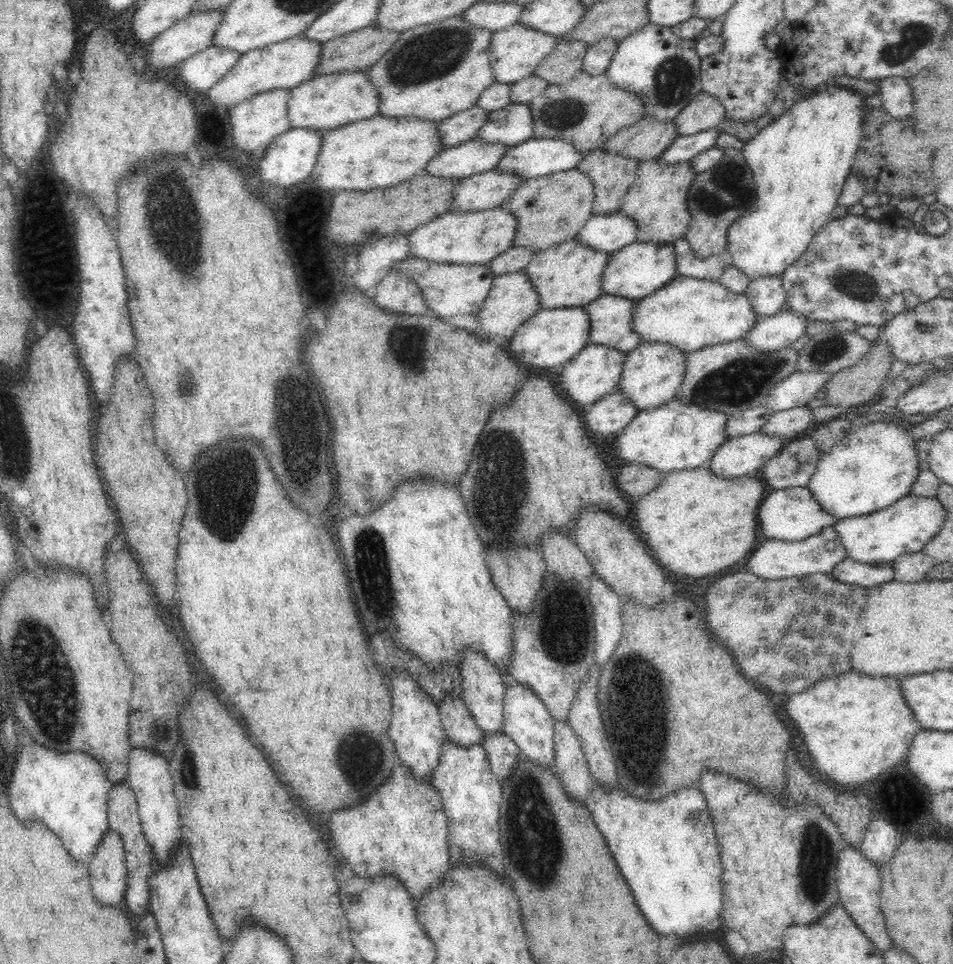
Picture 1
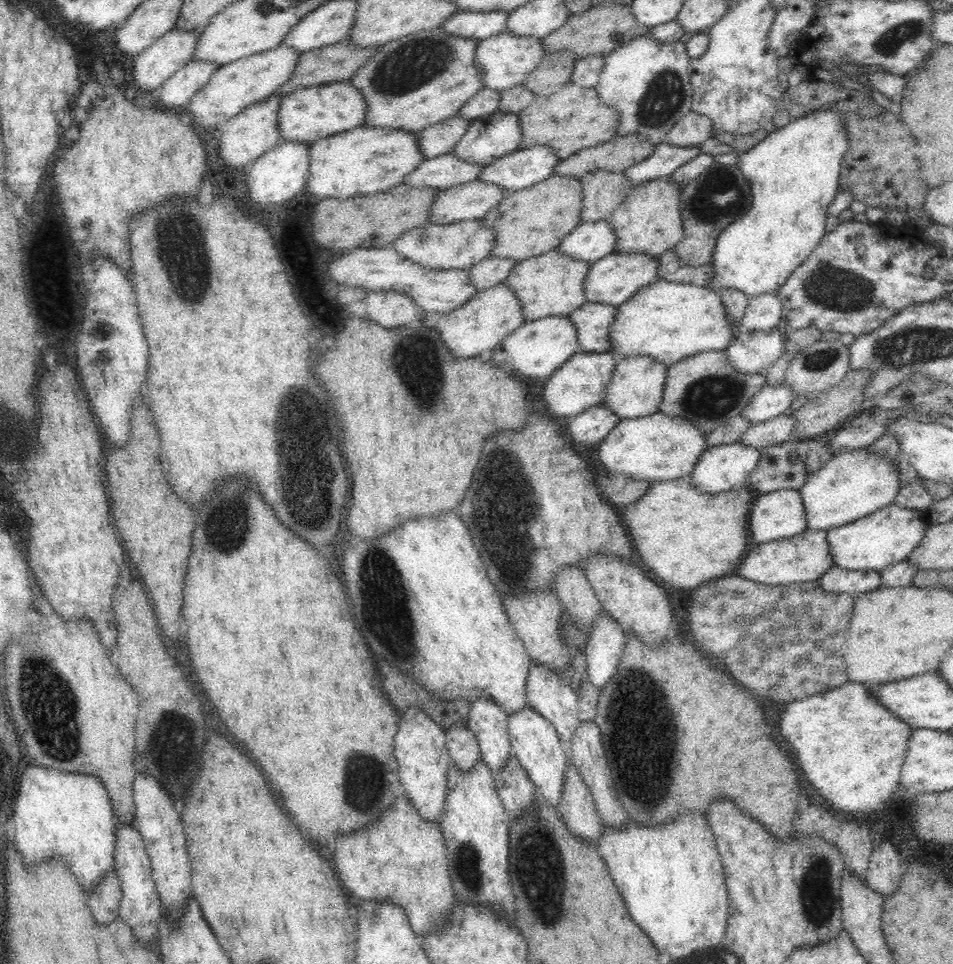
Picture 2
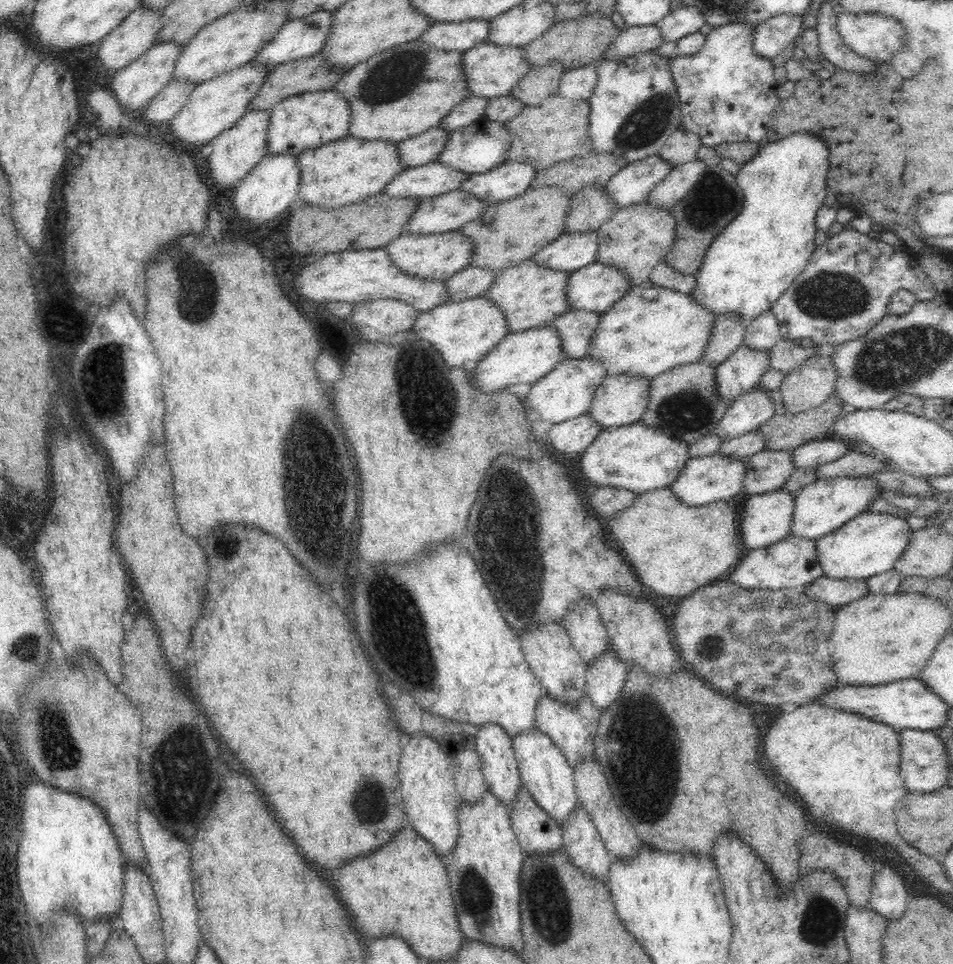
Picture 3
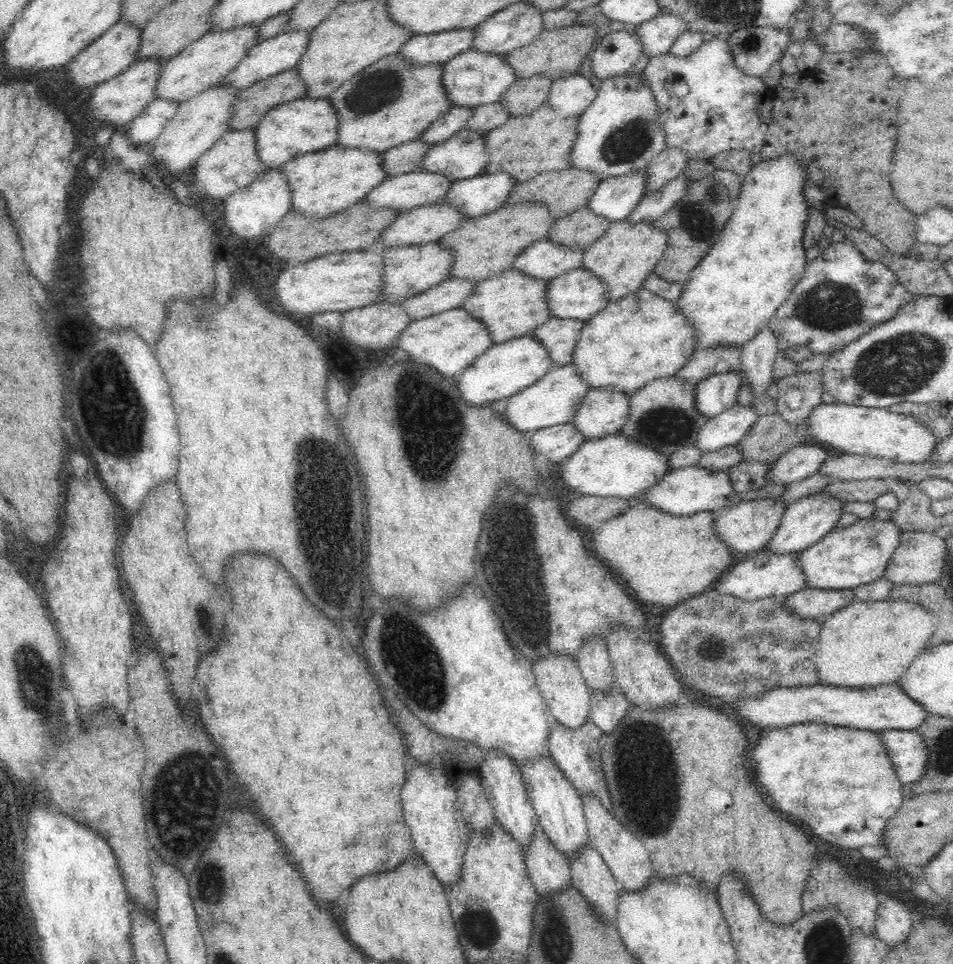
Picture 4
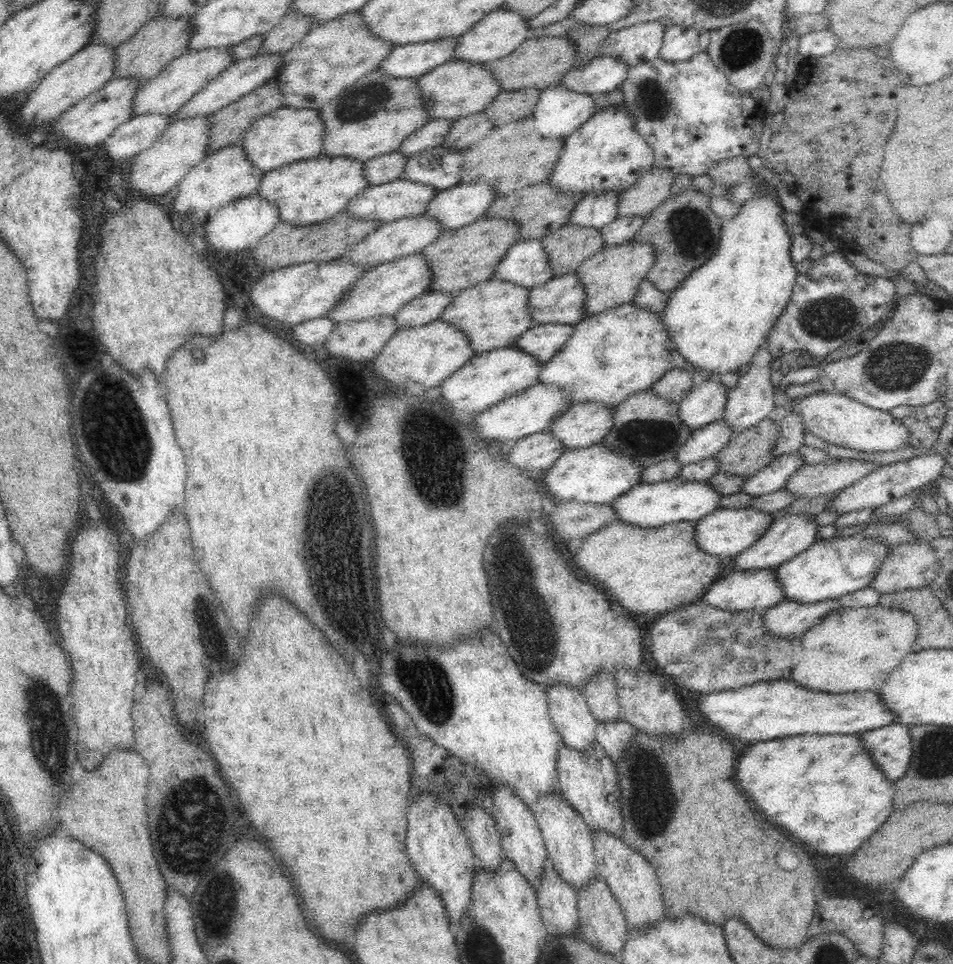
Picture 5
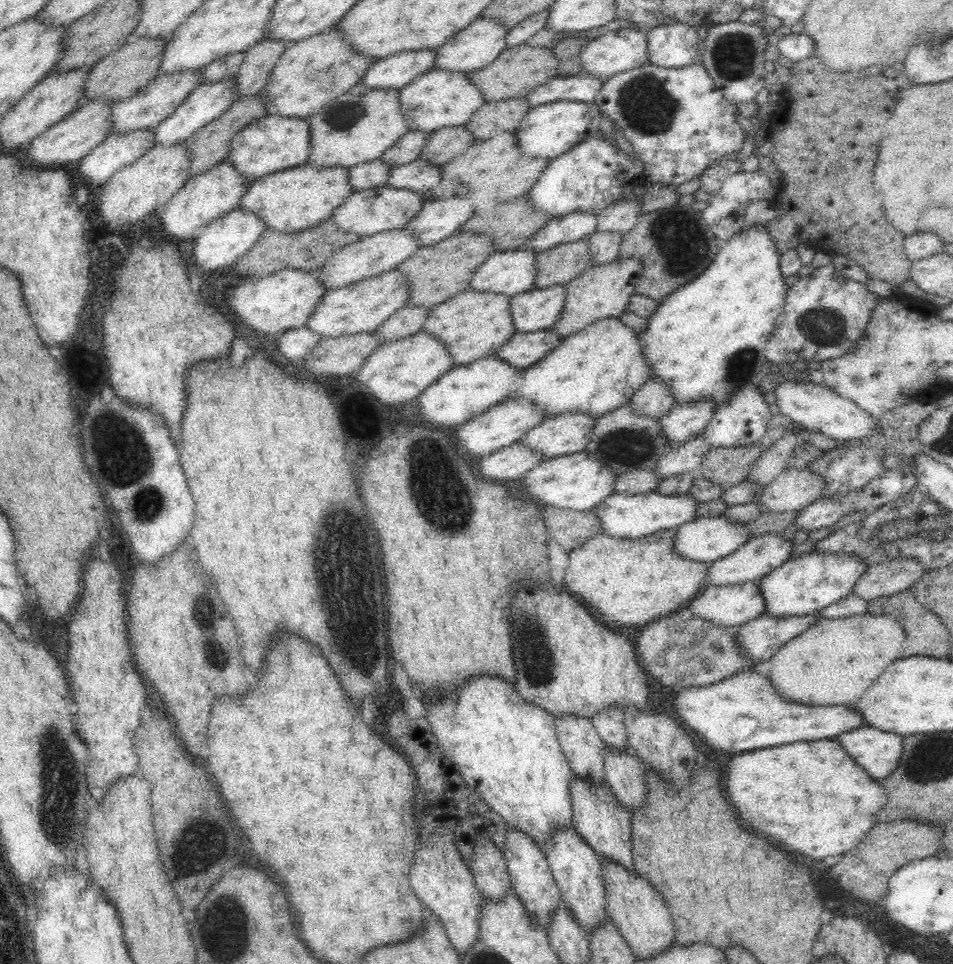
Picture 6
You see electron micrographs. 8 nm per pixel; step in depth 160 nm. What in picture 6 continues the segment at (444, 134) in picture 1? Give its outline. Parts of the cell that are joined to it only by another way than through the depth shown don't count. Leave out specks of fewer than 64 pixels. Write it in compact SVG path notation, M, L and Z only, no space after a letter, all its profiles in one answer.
M380 161L365 162L351 166L348 169L348 183L352 192L360 192L374 187L386 185L386 178L390 174L390 165Z

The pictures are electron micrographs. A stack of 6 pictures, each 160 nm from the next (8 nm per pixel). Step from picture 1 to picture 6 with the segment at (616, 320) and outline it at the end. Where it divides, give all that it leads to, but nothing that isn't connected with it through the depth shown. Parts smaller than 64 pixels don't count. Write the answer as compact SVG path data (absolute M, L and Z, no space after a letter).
M548 330L517 332L495 355L514 368L524 369L544 358L560 341Z

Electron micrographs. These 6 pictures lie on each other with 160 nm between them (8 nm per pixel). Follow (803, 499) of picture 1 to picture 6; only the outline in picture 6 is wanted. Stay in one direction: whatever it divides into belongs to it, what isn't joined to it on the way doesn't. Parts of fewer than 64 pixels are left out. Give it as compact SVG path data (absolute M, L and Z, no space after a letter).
M698 517L676 529L672 551L680 557L696 562L710 563L736 552L746 541L750 539L750 529L746 523L734 522L726 517Z

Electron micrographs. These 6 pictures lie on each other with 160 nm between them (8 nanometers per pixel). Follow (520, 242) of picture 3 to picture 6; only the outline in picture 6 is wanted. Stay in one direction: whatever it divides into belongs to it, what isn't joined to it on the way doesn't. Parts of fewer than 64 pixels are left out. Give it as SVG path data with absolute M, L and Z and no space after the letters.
M454 233L429 247L418 247L411 257L398 264L396 268L396 271L404 275L404 282L408 283L408 300L404 302L404 306L430 309L445 300L451 299L456 293L466 291L473 272L492 253L492 235L472 233Z

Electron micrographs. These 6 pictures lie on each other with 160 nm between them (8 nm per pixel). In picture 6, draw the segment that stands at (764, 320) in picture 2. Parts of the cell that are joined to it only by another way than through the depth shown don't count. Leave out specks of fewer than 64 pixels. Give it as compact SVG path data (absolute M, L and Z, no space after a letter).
M748 383L744 388L740 388L739 392L735 392L735 395L725 405L715 409L700 436L704 437L704 443L708 443L711 449L758 445L762 438L765 438L766 425L771 418L772 413L764 401L763 392Z

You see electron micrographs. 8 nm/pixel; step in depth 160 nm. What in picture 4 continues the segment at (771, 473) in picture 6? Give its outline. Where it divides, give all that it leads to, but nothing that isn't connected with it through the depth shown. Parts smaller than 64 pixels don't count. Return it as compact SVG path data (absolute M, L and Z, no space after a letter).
M821 371L785 376L776 382L779 398L777 412L790 425L799 425L808 419L812 408L822 403L824 392Z

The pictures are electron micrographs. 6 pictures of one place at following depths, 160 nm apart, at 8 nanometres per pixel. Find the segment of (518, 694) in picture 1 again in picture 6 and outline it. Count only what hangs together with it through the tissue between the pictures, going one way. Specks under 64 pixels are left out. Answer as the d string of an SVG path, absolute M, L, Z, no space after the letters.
M570 828L552 833L551 838L543 846L543 851L560 889L560 902L570 911L572 919L576 919L579 928L587 932L588 936L594 934L598 928L604 928L603 924L608 921L604 868L594 849L584 842L575 828Z

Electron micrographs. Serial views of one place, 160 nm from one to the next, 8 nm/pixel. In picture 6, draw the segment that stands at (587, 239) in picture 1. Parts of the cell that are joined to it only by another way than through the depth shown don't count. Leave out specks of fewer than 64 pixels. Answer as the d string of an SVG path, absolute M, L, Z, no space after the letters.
M522 248L493 252L473 272L467 290L509 297L529 291L536 276L534 262L535 256Z

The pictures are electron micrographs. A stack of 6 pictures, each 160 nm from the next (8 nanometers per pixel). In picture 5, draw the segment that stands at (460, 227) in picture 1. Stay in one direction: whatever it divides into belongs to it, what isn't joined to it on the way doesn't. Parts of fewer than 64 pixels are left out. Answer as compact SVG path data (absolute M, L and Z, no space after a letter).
M420 253L370 267L352 284L352 288L348 288L348 292L344 292L344 296L340 296L340 301L328 310L324 318L331 320L335 326L340 326L340 324L348 324L348 321L393 317L407 302L427 292L430 280L432 280L432 271L428 269L428 261Z

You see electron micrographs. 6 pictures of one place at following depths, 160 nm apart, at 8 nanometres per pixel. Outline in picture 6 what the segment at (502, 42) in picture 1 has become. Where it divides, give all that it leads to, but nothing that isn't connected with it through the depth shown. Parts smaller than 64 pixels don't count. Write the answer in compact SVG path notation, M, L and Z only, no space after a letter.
M432 69L398 89L398 103L409 120L408 130L430 134L441 128L464 125L485 100L478 87L468 81L466 73Z

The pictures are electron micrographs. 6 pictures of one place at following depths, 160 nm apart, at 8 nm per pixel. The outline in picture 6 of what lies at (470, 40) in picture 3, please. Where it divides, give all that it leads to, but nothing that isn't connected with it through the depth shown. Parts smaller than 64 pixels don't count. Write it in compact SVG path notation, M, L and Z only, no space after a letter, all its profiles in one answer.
M436 49L402 51L374 60L358 84L368 89L400 89L430 71Z

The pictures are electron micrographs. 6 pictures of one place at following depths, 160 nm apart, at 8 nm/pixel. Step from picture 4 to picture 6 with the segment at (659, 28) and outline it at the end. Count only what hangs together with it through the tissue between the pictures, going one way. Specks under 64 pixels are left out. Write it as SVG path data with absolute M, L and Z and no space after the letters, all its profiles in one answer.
M620 28L615 31L603 32L597 38L588 39L588 42L578 52L578 60L585 74L598 77L602 82L619 72L642 66L647 62L646 30Z

